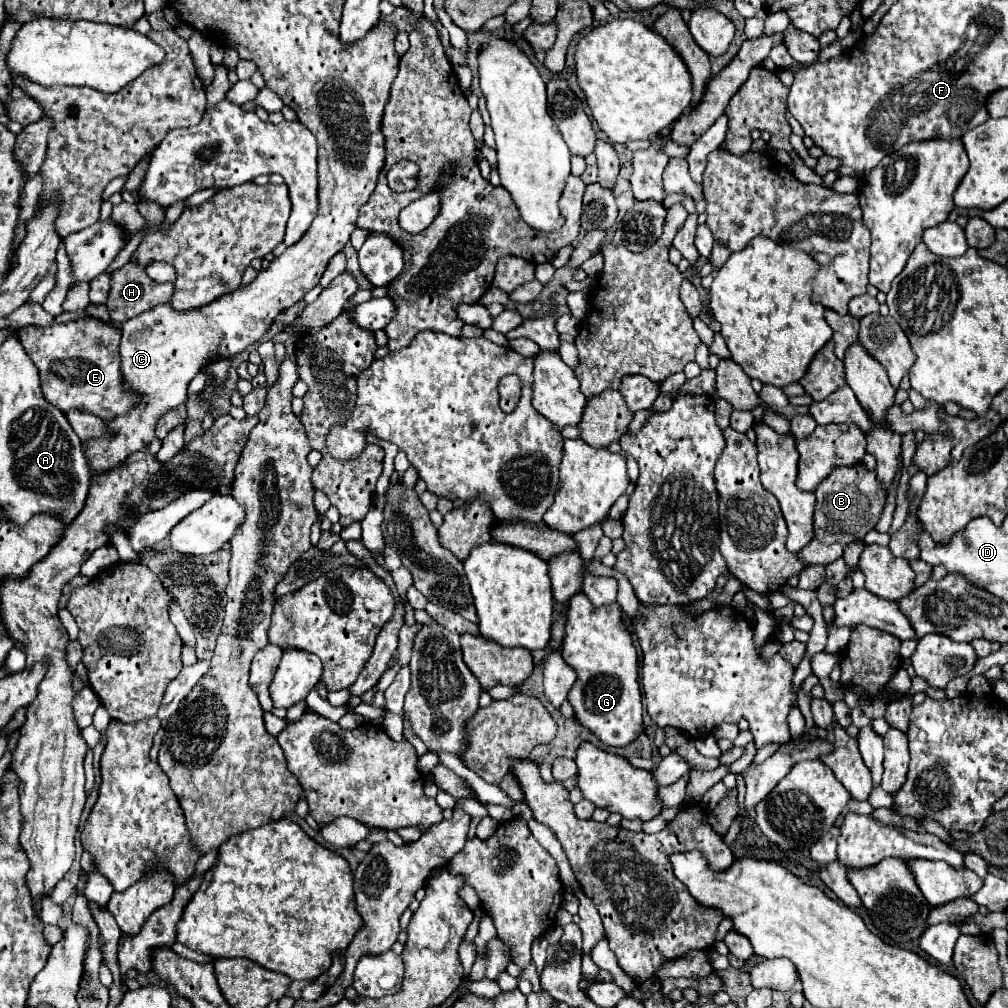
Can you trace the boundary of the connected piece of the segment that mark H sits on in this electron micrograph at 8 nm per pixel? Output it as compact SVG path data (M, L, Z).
M131 259L127 265L113 271L111 291L107 299L109 317L121 325L143 311L149 311L161 303L169 303L171 295L173 283L151 281L145 273L145 267L139 267L137 261Z

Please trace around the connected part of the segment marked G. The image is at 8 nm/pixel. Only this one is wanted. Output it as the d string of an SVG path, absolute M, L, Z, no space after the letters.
M577 593L567 603L567 623L565 623L565 637L561 645L563 659L575 669L577 681L573 689L569 691L569 703L573 705L577 713L577 721L585 725L591 733L595 733L605 745L613 747L625 747L629 745L641 731L643 731L643 695L639 685L639 659L637 651L633 647L631 633L627 631L621 607L617 603L605 605L605 607L593 607L593 603L585 597L585 593Z

